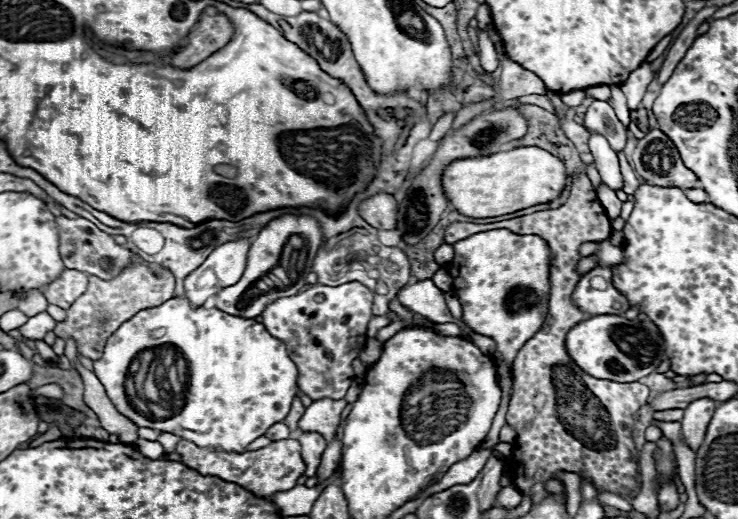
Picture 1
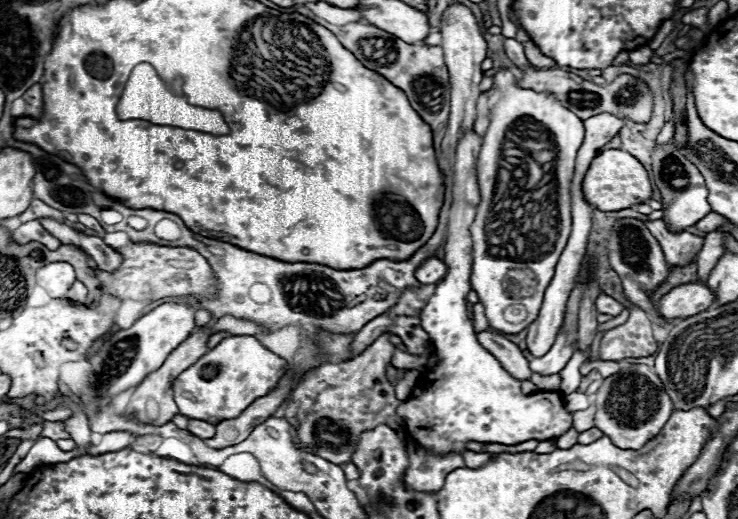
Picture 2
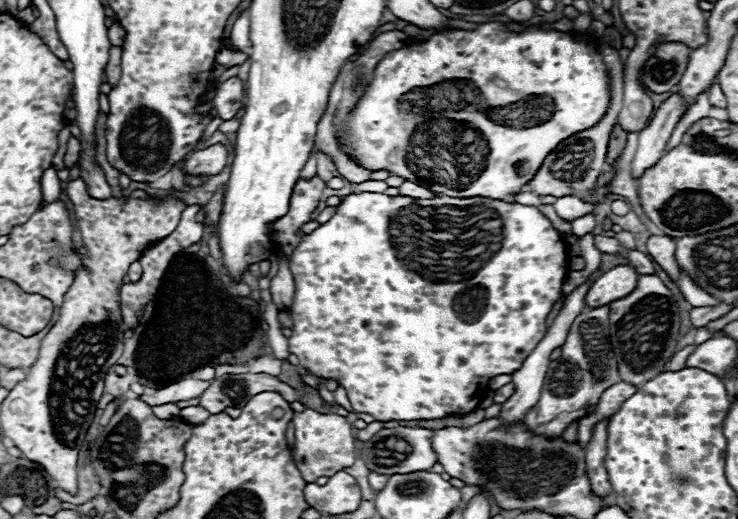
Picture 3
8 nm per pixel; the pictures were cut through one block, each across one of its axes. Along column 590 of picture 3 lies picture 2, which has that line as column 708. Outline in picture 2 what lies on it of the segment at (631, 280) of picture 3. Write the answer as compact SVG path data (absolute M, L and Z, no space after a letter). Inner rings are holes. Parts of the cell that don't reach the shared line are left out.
M686 282L670 290L658 302L658 310L666 320L684 320L696 312L704 312L716 300L716 294L708 288L706 282Z

